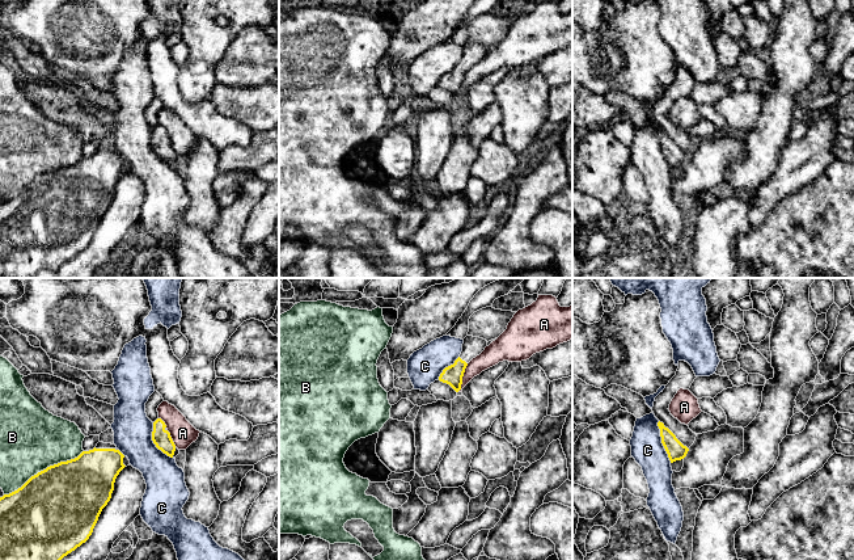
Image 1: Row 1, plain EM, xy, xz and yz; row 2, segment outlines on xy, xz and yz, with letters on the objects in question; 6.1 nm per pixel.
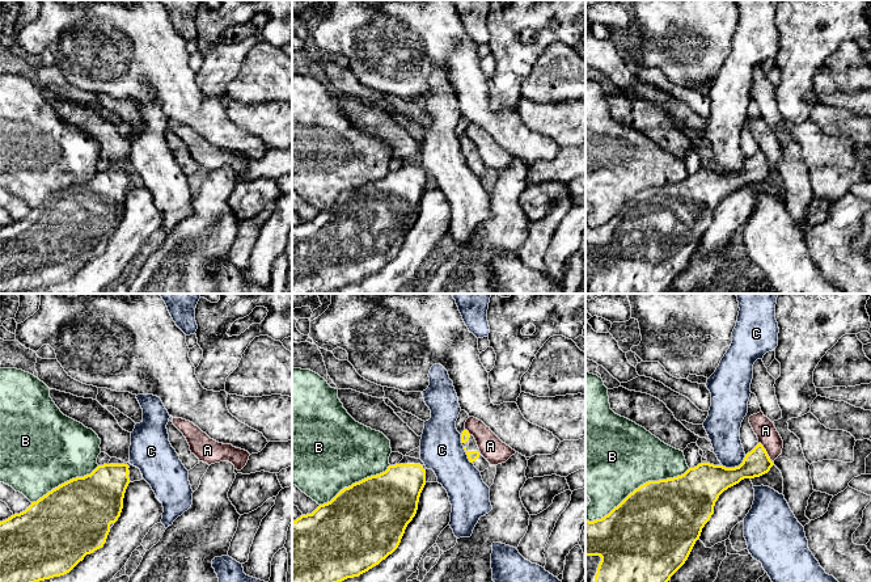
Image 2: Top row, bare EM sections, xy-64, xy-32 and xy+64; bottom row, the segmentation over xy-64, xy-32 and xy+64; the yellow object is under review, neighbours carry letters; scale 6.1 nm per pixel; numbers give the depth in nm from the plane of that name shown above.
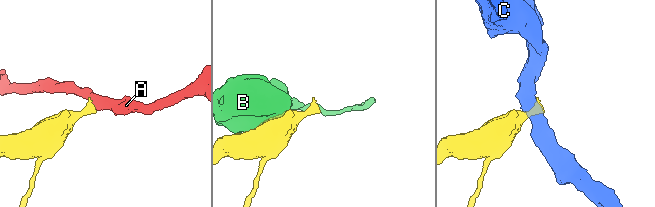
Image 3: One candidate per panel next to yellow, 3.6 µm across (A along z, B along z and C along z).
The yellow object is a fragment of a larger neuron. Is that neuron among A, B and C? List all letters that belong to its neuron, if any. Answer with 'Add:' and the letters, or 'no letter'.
Add: no letter

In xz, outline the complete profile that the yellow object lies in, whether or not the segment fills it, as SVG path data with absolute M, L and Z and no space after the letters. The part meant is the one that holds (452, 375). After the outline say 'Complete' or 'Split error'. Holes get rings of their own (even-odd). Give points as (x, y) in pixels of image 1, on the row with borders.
M466 336L462 344L462 351L453 365L445 367L439 376L439 380L449 384L456 392L461 390L462 376L468 363L479 355L487 341L479 337Z. Split error

